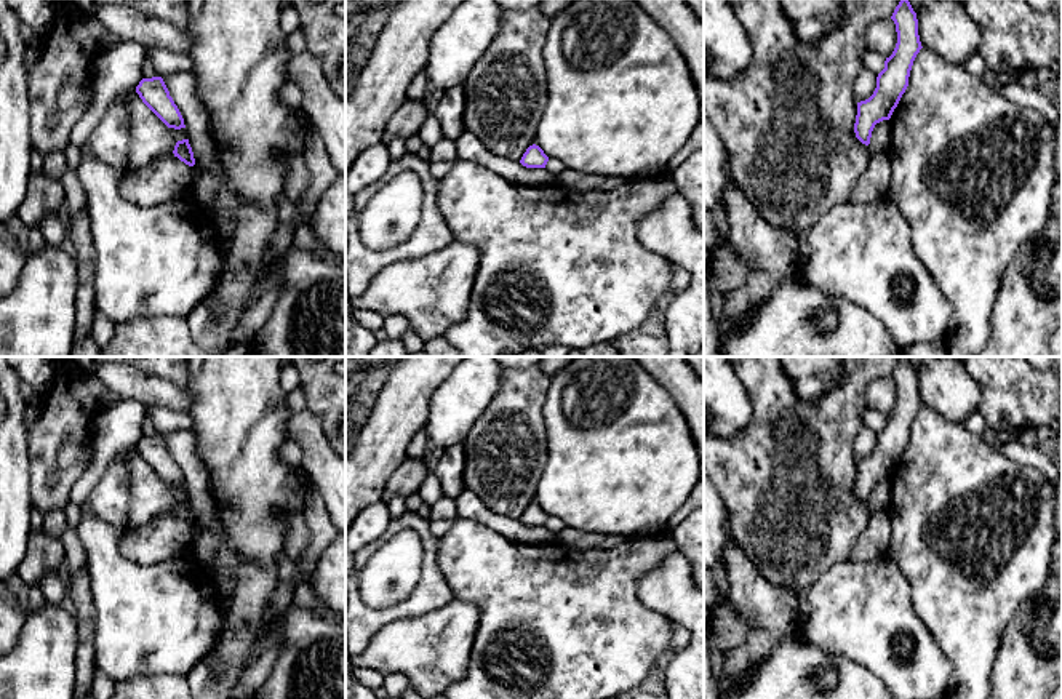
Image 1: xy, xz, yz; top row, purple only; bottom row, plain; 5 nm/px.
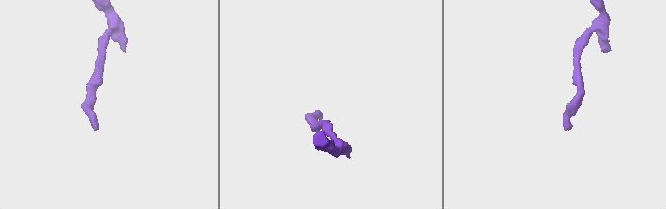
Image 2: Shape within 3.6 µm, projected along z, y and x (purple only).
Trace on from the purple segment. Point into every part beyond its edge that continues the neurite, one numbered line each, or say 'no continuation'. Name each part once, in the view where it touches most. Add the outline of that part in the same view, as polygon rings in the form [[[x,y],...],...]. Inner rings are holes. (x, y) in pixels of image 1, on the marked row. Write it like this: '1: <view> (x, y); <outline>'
no continuation

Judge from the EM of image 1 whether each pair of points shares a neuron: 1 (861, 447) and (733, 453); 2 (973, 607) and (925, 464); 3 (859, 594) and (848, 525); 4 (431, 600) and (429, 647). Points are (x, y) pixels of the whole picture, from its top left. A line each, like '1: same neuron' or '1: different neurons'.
1: different neurons
2: same neuron
3: different neurons
4: different neurons

